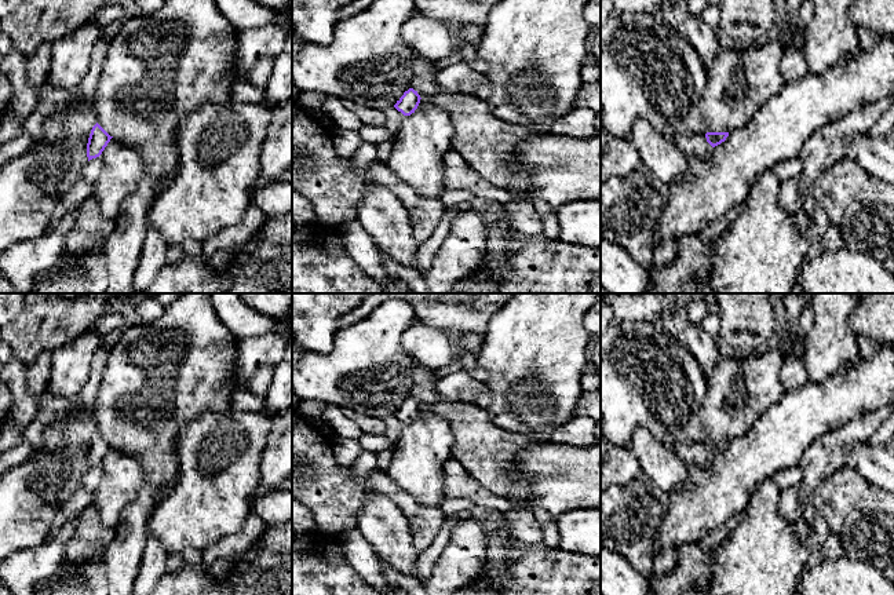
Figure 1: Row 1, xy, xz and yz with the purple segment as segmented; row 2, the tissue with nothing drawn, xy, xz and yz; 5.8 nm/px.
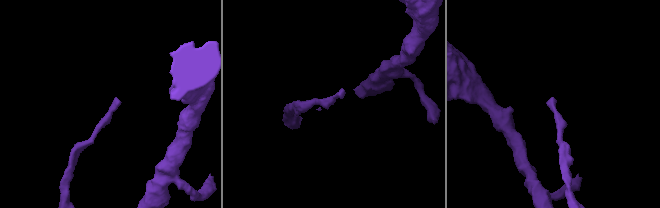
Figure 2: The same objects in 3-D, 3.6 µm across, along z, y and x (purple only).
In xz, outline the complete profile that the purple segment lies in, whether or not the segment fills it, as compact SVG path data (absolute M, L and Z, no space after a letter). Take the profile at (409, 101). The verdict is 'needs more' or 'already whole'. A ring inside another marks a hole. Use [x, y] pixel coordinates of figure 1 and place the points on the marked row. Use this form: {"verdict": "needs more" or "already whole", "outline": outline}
{"verdict": "already whole", "outline": "M409 88L404 95L397 101L394 107L401 112L404 116L410 116L415 113L420 103L420 95L413 88Z"}

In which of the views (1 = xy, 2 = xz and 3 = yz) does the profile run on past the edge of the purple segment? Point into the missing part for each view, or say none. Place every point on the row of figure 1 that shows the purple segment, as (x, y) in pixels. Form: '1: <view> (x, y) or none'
1: none
2: none
3: none

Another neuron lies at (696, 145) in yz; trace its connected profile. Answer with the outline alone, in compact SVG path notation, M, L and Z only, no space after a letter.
M705 134L690 136L679 135L674 139L687 160L693 157L709 158L714 147L707 142Z

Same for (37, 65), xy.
M41 44L30 56L26 58L28 81L33 87L40 87L51 67L51 44Z

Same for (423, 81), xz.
M416 58L412 63L413 77L410 88L413 88L420 98L427 98L439 92L439 85L435 81L438 69L434 61Z

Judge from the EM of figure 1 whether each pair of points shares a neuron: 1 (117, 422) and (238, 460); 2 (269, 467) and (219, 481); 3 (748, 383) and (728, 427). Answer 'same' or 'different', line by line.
1: different
2: different
3: same

